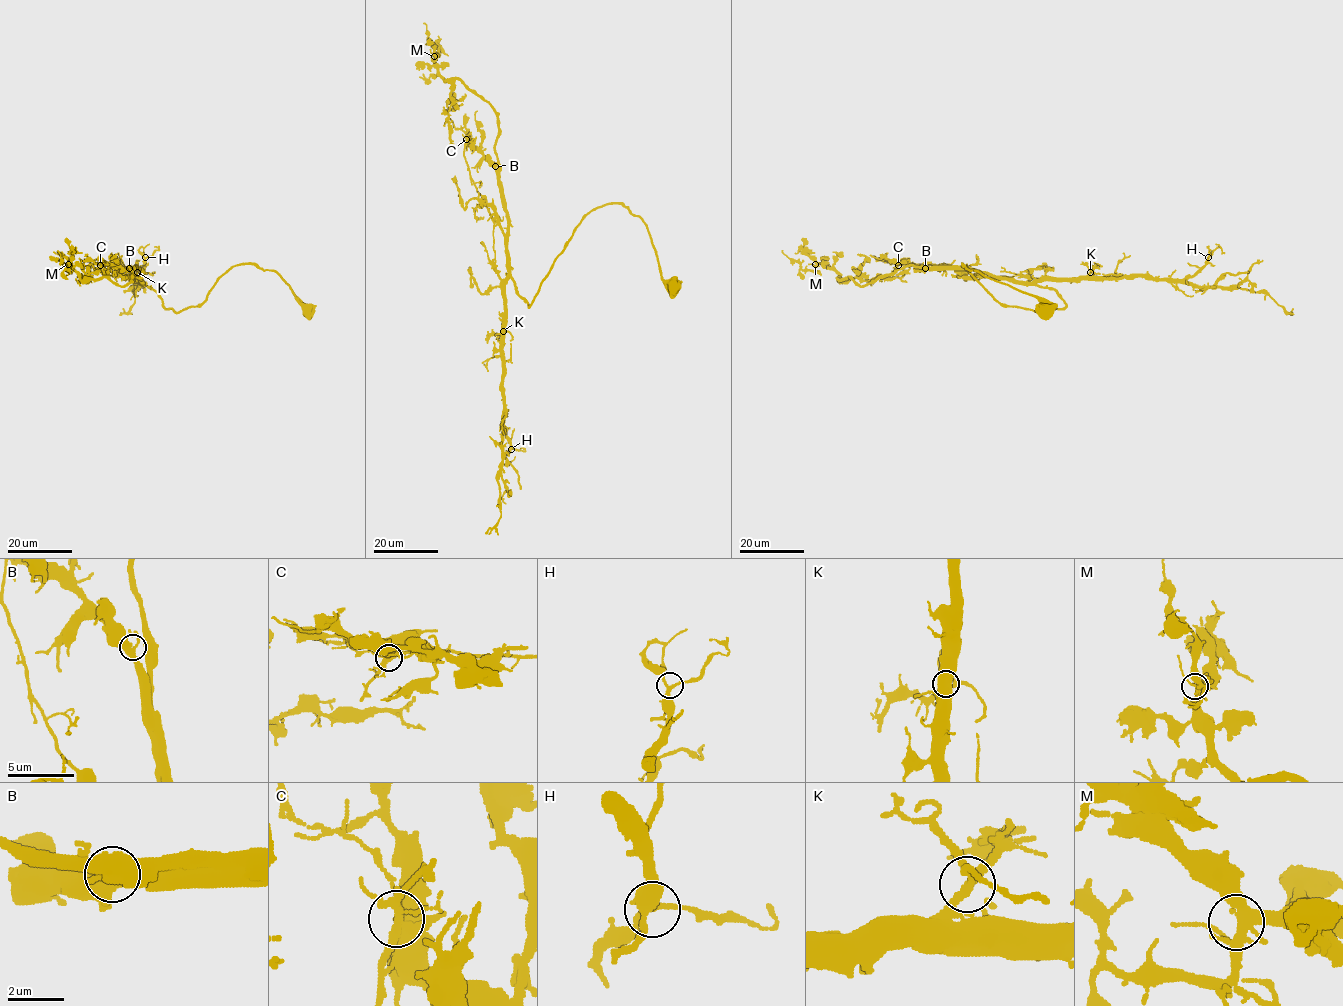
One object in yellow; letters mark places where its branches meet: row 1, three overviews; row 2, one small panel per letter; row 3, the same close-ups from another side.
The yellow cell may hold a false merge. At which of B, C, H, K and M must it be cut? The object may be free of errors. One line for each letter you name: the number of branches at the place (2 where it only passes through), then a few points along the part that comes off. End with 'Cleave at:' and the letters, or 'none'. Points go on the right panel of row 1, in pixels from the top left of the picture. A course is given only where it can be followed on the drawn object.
C: 7 branches meet; foreign part runs (898, 264), (946, 264), (983, 277), (1028, 272)
Cleave at: C

